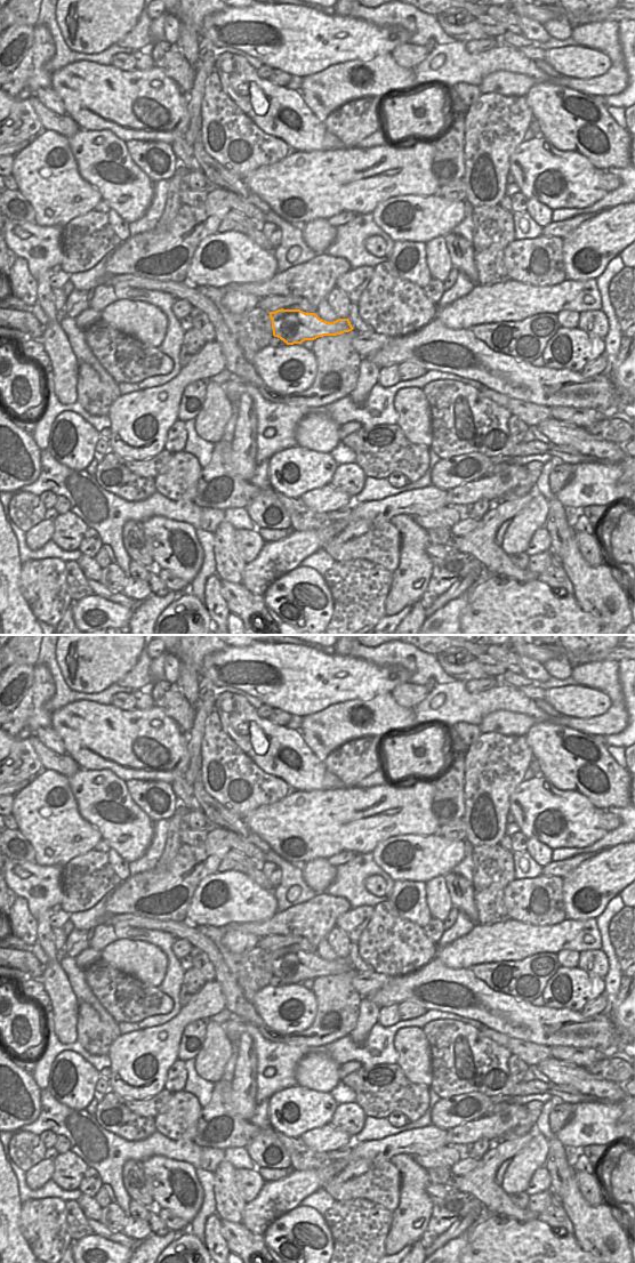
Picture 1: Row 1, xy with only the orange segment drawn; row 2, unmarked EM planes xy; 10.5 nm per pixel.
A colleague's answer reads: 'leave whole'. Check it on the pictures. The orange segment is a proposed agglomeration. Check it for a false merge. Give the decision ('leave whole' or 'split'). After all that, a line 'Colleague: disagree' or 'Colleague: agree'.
leave whole
Colleague: agree

